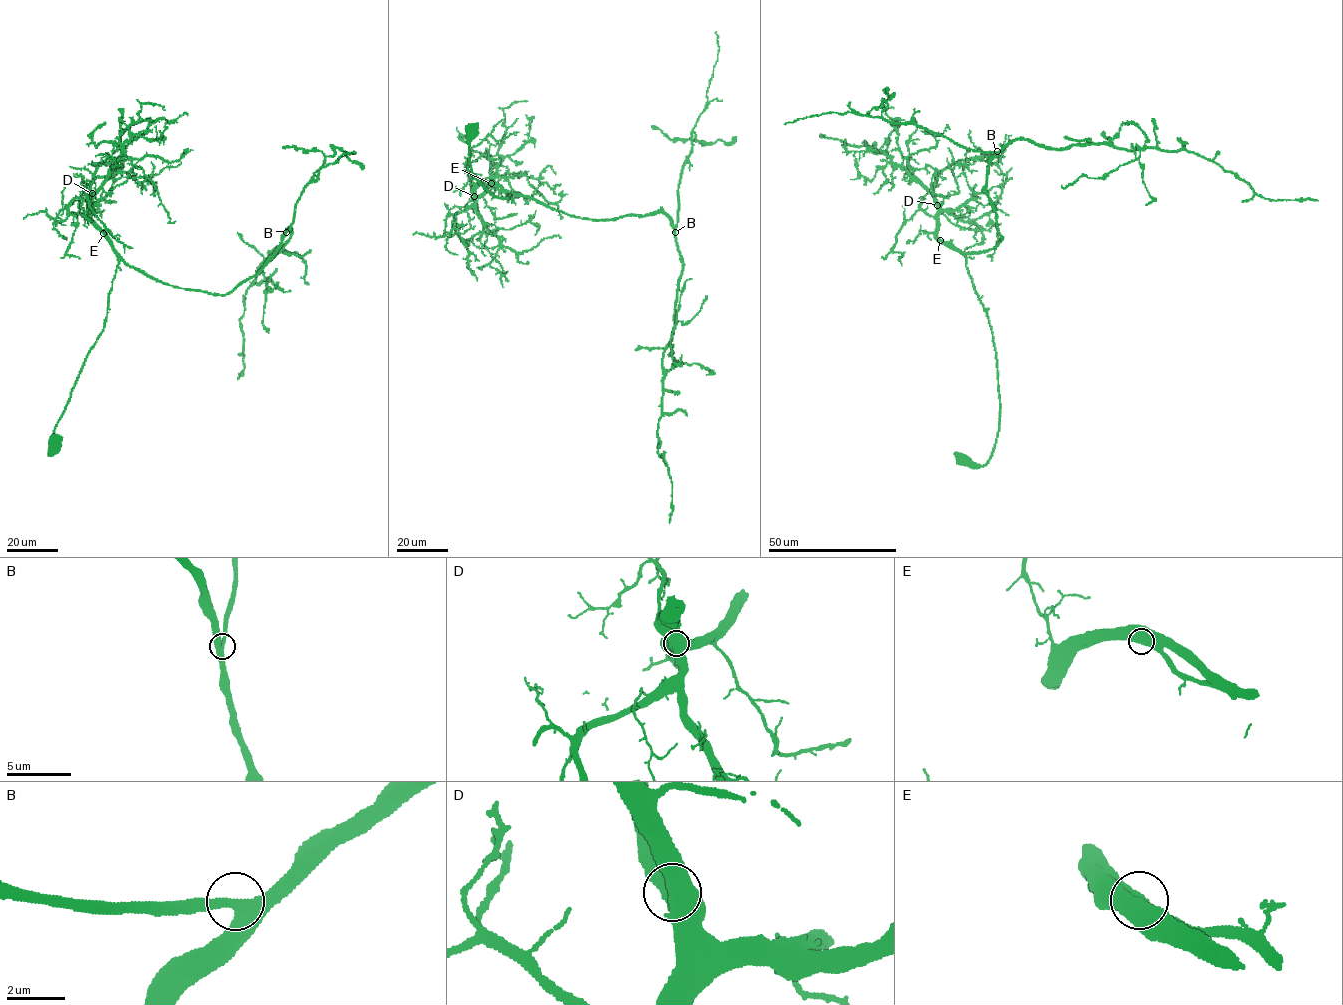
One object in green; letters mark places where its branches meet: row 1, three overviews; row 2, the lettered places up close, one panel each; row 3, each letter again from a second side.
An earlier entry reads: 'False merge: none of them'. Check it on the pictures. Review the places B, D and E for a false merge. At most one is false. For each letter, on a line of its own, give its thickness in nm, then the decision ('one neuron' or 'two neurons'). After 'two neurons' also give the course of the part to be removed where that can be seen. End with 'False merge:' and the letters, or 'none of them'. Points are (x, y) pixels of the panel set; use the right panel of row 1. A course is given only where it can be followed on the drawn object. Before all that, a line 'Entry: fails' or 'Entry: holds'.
Entry: holds
B: calibre 360 nm; one neuron
D: calibre 600 nm; one neuron
E: calibre 600 nm; one neuron
False merge: none of them

